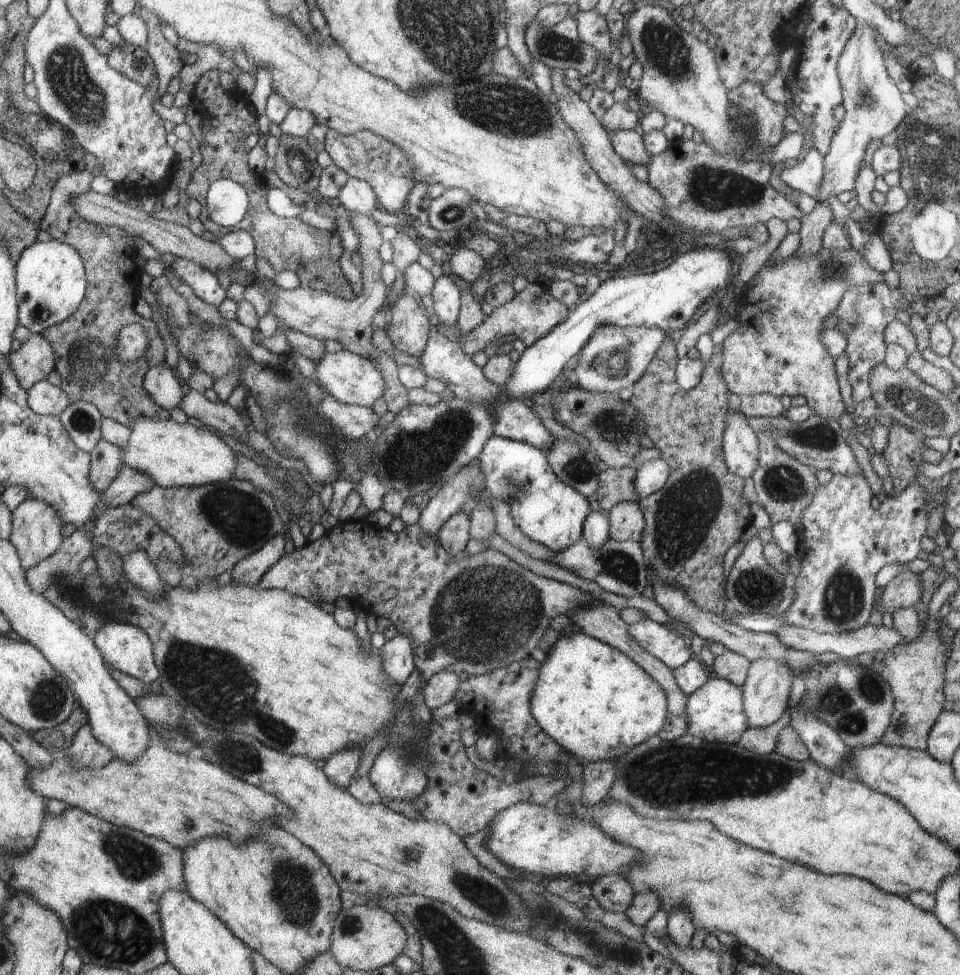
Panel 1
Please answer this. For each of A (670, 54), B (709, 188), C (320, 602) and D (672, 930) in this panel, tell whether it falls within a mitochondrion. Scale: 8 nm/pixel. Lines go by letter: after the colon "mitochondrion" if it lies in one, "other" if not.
A: mitochondrion
B: mitochondrion
C: other
D: other

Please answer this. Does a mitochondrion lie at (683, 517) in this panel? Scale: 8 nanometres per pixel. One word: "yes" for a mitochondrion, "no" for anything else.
yes

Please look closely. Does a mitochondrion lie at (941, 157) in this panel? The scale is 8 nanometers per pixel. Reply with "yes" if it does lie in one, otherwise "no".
yes

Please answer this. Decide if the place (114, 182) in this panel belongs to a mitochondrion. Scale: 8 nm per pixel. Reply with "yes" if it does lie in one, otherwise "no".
no

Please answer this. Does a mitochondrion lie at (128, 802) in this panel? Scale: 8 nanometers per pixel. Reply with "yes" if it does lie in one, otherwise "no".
no

